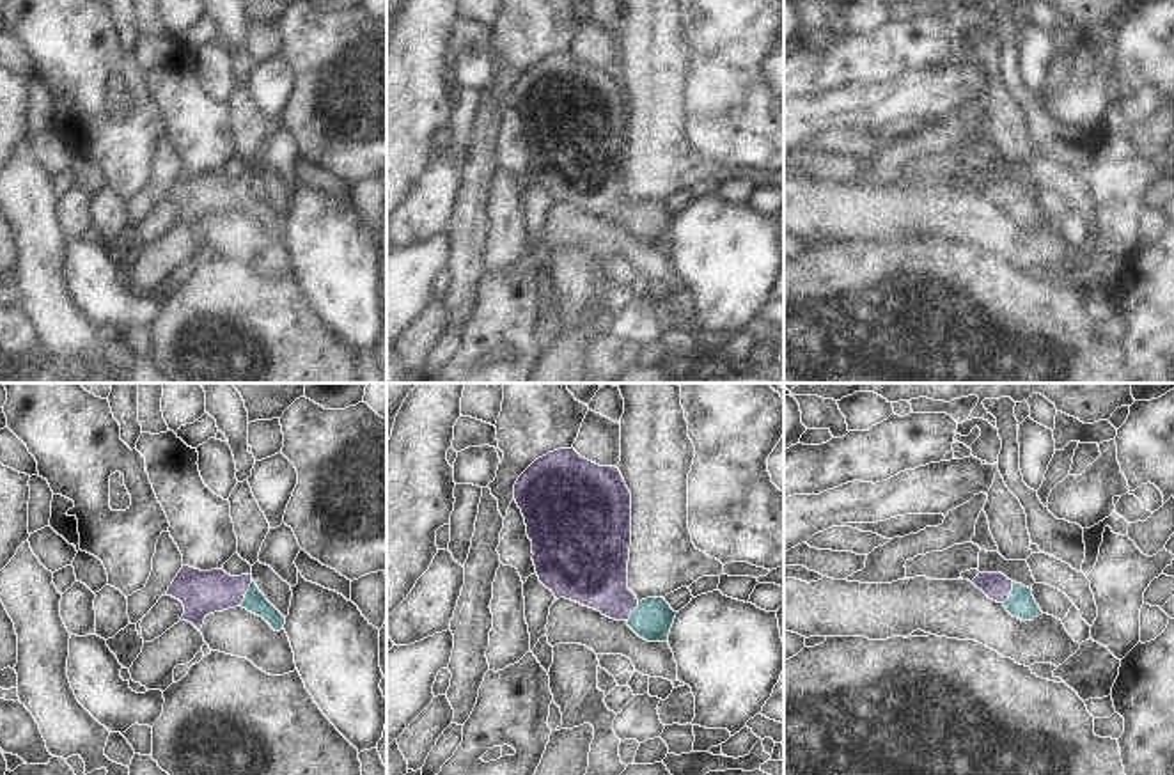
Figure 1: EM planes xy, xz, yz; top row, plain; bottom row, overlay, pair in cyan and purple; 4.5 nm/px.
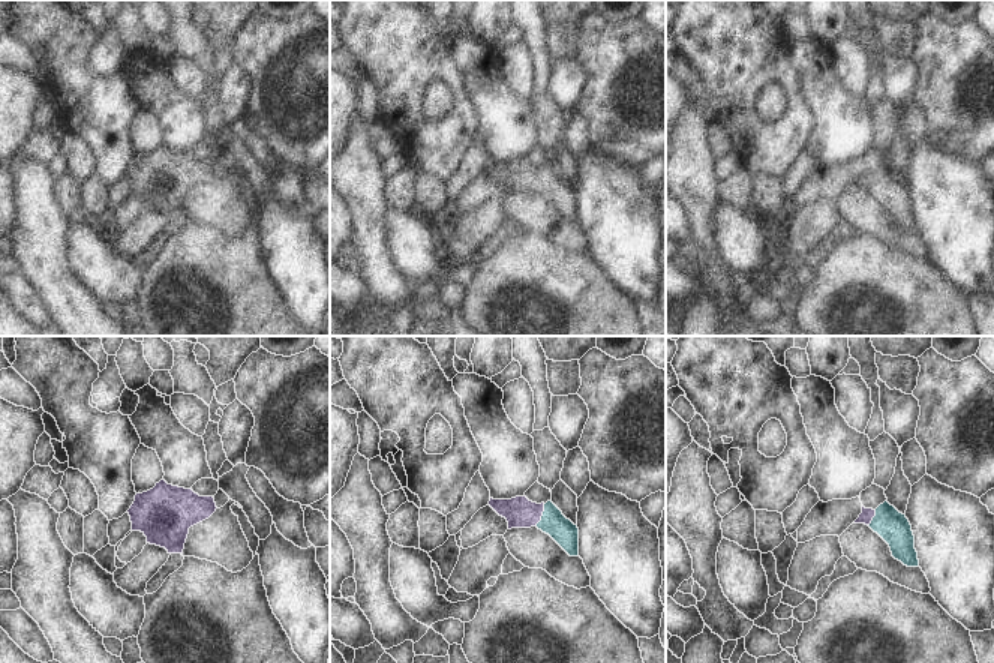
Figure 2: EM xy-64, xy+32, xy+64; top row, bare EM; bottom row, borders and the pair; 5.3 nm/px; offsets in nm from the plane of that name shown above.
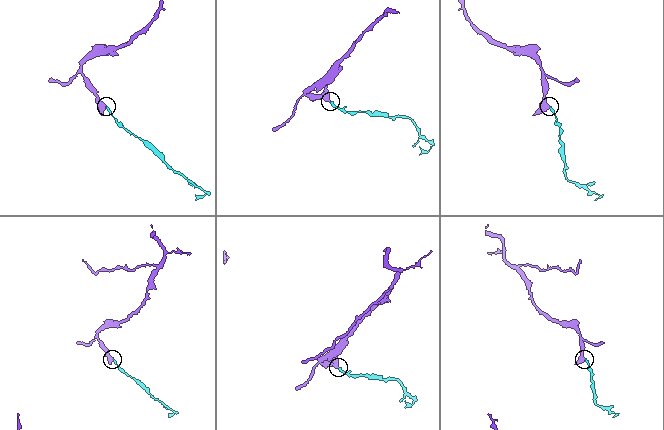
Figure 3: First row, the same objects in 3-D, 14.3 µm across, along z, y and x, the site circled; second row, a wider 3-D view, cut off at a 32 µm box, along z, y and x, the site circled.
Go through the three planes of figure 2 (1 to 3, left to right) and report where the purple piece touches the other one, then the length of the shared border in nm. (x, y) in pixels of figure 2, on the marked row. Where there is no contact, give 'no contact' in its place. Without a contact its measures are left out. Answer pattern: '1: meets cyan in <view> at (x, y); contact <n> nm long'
1: no contact
2: meets cyan in xy+32 at (543, 515); contact 130 nm long
3: meets cyan in xy+64 at (873, 518); contact 100 nm long

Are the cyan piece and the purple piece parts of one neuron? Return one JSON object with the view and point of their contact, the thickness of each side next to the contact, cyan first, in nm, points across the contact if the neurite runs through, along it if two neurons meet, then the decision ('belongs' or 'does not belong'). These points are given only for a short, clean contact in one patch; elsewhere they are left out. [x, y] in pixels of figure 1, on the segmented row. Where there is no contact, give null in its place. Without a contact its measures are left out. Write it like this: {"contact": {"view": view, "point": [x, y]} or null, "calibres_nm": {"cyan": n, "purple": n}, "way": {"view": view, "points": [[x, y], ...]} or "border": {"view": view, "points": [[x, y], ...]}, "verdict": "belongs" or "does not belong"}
{"contact": {"view": "xy", "point": [247, 593]}, "calibres_nm": {"cyan": 100, "purple": 200}, "way": {"view": "xy", "points": [[254, 602], [247, 593], [203, 593]]}, "verdict": "belongs"}

